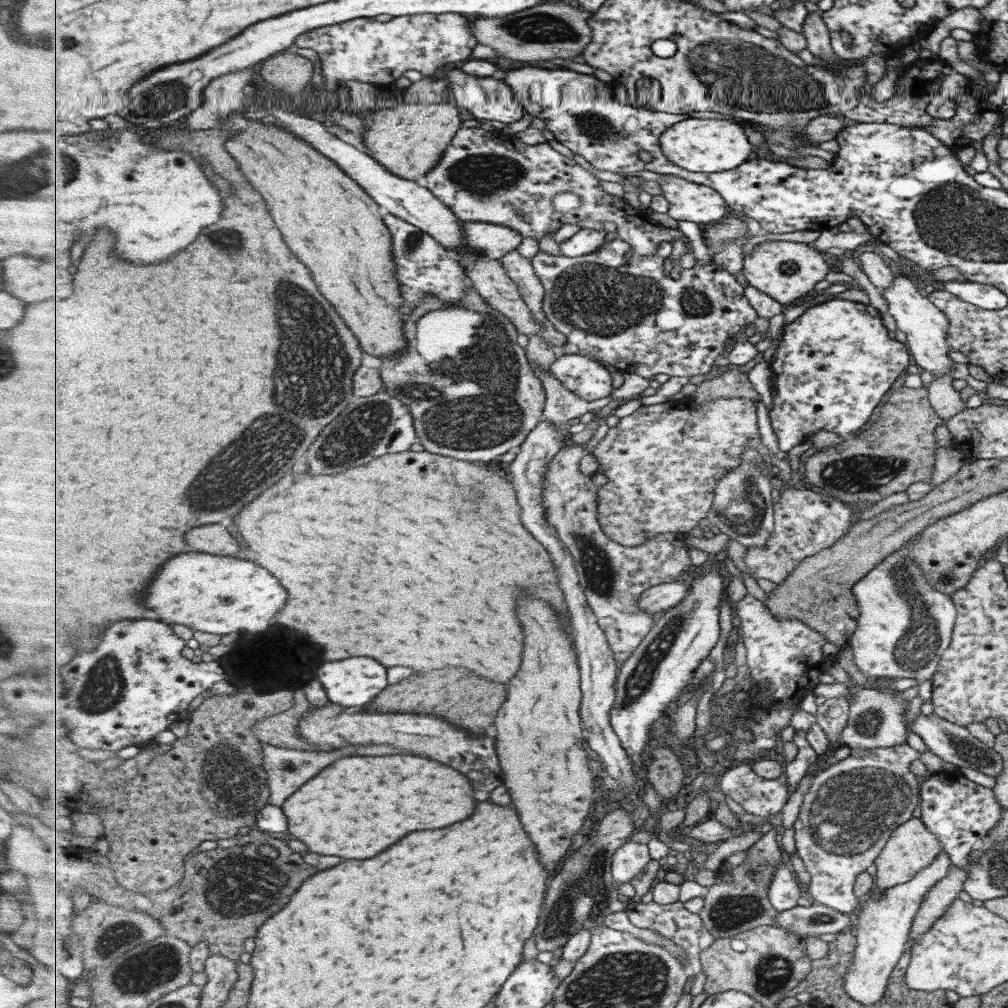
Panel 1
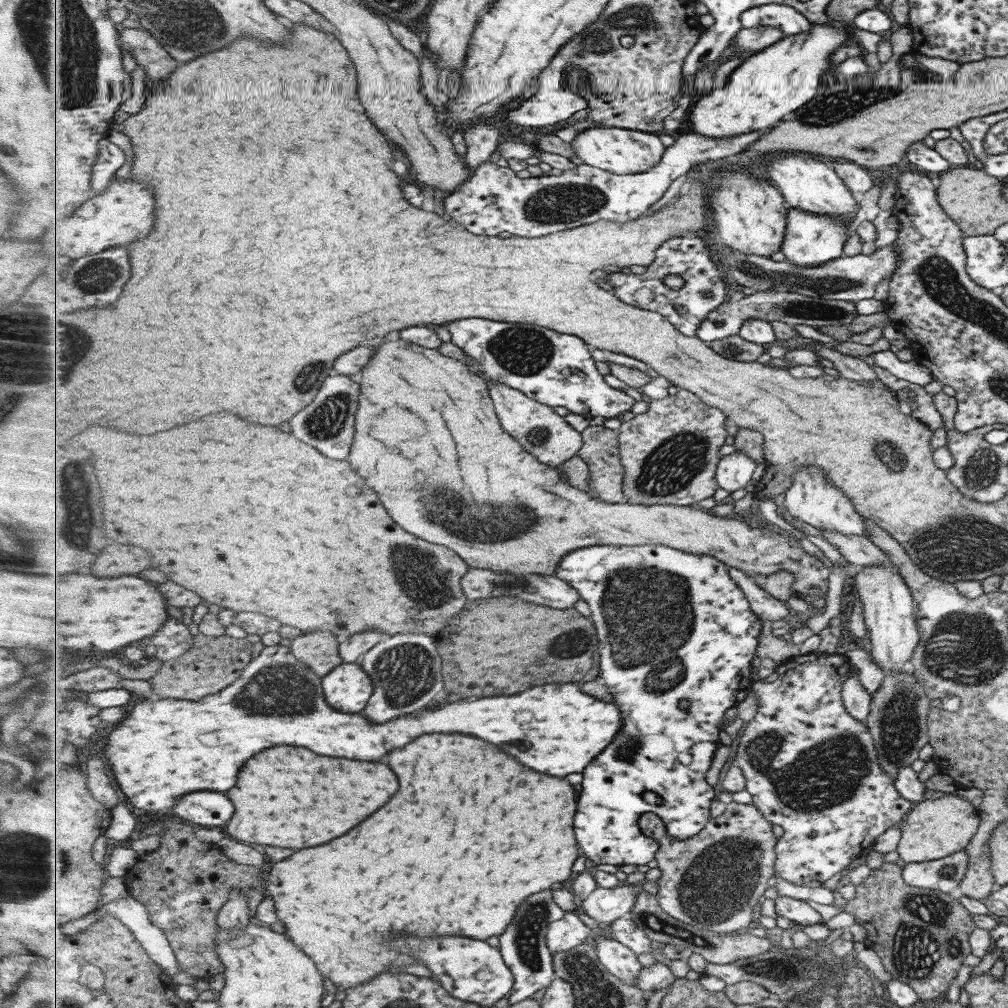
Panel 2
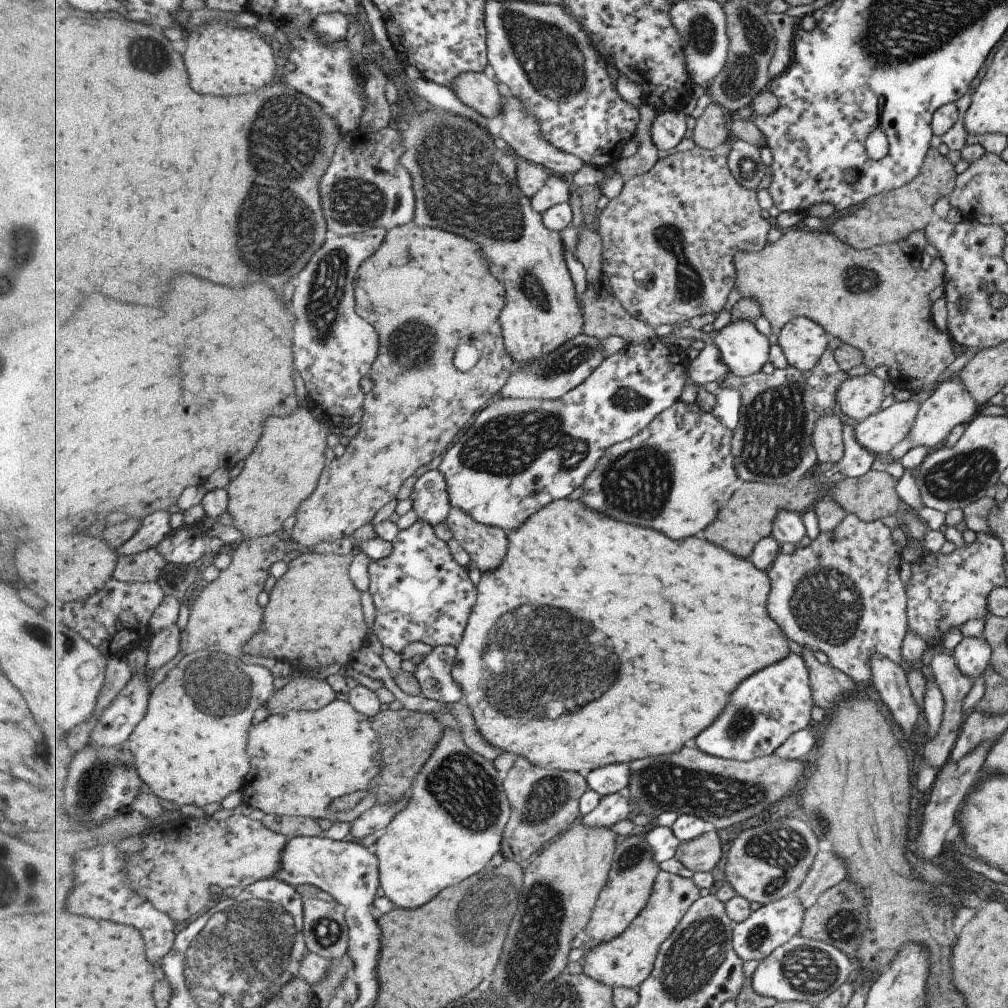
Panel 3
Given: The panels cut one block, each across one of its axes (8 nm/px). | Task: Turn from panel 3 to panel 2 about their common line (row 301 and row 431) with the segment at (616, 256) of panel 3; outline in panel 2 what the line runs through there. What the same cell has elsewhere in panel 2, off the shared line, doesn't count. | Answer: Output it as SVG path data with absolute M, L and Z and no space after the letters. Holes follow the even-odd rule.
M681 389L663 399L646 399L649 409L623 421L619 431L620 458L625 468L624 495L631 504L638 505L677 505L692 506L711 498L719 483L716 479L717 468L724 458L721 448L727 444L727 418L723 410L705 404L701 398L690 391Z

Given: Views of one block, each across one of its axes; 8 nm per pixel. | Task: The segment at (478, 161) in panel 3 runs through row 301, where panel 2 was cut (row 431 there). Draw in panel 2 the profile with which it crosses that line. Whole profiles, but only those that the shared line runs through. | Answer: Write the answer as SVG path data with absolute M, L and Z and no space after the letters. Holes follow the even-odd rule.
M488 380L487 382L502 426L540 462L550 467L560 468L563 462L580 453L580 449L584 445L582 432L575 430L568 423L567 418L559 416L552 406L541 404L527 394L523 394L521 390L516 390L497 380Z

